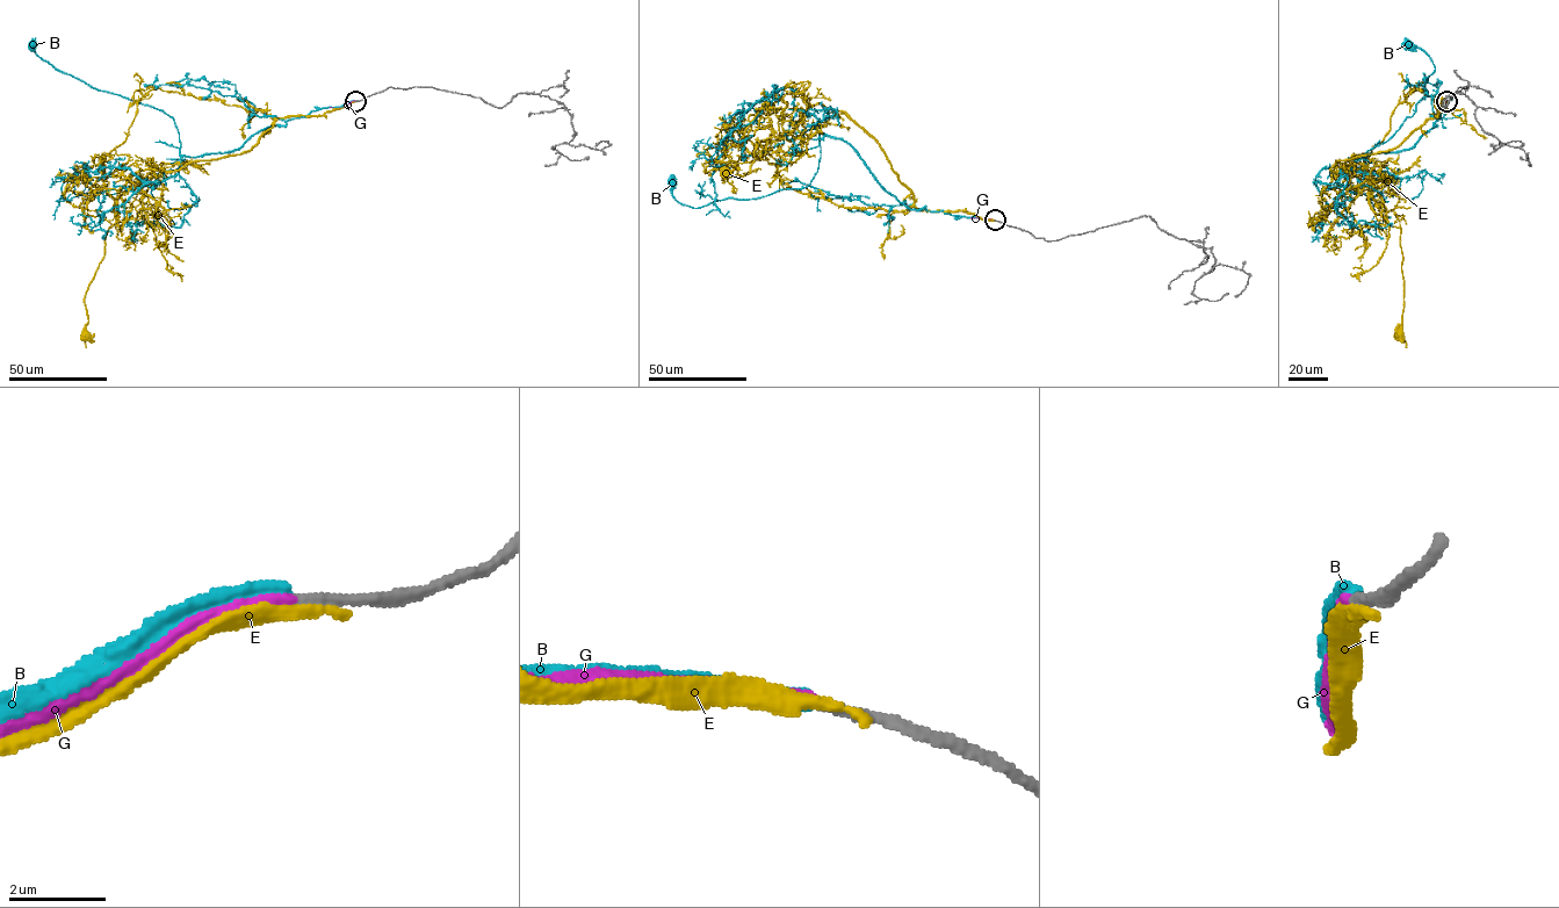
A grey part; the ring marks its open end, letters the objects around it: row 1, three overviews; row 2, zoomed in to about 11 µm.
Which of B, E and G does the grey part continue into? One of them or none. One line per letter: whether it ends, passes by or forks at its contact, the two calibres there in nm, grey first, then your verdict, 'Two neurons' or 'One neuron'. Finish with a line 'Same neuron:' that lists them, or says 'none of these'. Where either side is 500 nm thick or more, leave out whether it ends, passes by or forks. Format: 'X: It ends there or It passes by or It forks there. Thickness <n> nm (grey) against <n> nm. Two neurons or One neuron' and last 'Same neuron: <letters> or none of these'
B: It ends there. Thickness 240 nm (grey) against 320 nm. Two neurons
E: It ends there. Thickness 260 nm (grey) against 300 nm. Two neurons
G: It ends there. Thickness 240 nm (grey) against 240 nm. One neuron
Same neuron: G

